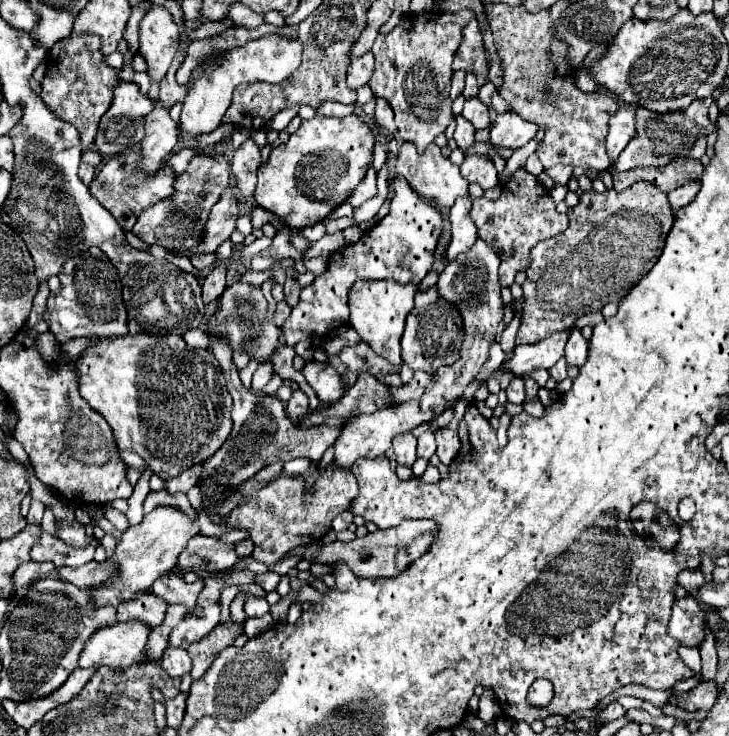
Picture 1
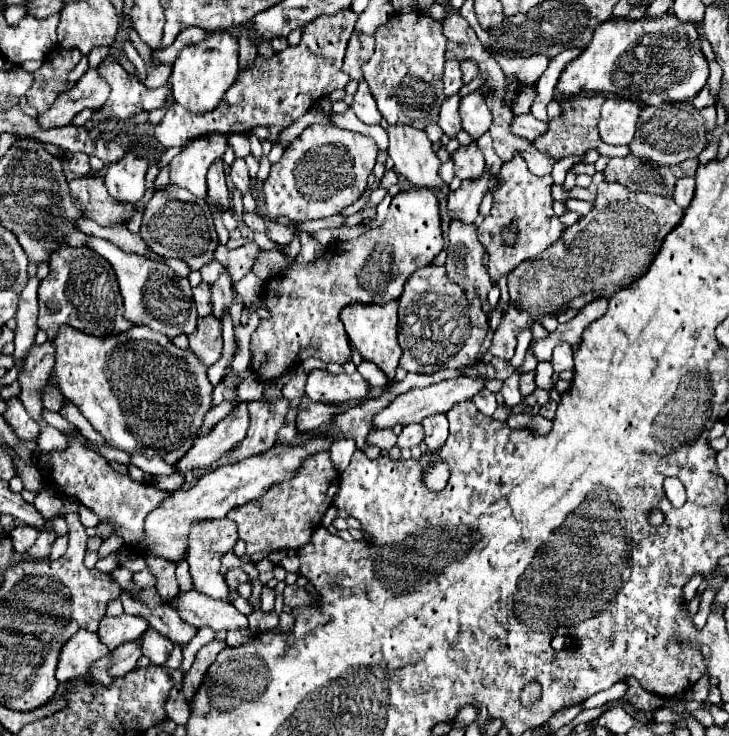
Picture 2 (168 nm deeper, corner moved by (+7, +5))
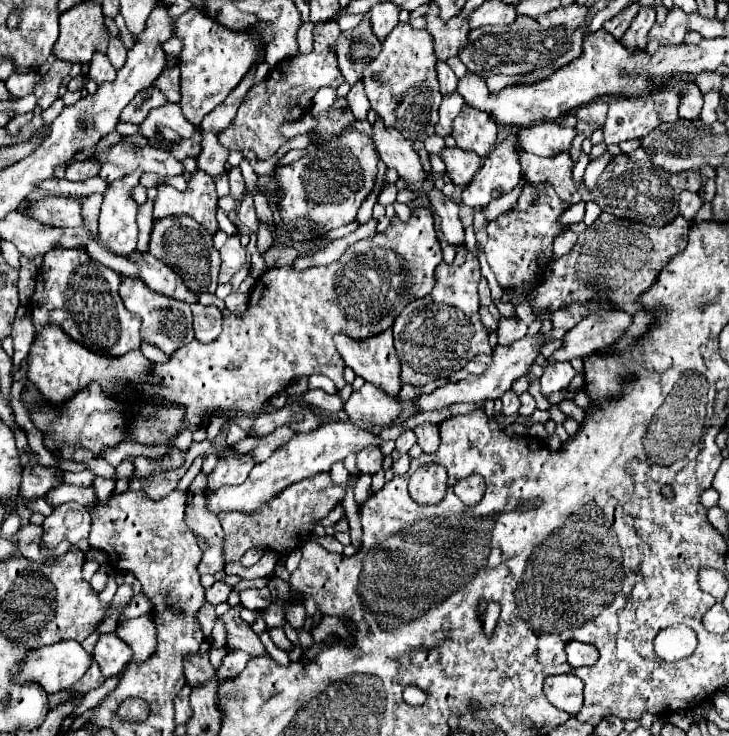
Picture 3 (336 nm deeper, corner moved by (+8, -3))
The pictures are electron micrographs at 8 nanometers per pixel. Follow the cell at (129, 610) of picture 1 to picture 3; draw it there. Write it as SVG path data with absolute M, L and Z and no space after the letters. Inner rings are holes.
M105 633L99 637L93 649L93 659L99 663L103 677L119 673L131 659L129 645L117 637L117 633Z

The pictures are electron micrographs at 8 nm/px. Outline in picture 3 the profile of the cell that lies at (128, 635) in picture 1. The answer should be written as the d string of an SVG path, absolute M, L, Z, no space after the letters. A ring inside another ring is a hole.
M65 641L49 647L39 647L19 665L19 681L37 681L47 693L63 691L85 675L93 657L81 643Z

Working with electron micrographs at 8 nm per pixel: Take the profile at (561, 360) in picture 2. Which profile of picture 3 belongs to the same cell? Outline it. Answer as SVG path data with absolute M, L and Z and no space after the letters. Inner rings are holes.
M559 361L547 363L545 373L541 377L541 393L549 395L553 391L561 391L571 383L573 377L575 377L575 369L571 367L571 363L559 363Z

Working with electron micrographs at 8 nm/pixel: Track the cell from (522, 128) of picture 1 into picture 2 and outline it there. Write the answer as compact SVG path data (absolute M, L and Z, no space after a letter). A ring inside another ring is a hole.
M526 113L526 115L518 115L514 117L512 121L512 131L514 135L518 137L524 137L528 141L534 141L536 137L544 135L548 131L548 123L544 121L538 121L532 113Z

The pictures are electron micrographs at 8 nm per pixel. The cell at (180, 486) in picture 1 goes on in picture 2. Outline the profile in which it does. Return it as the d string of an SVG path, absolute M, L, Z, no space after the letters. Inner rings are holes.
M240 403L240 407L230 413L226 419L222 419L206 437L200 437L194 447L176 463L176 473L184 475L186 471L204 471L208 469L214 461L220 461L230 447L238 445L250 423L250 413L248 405Z

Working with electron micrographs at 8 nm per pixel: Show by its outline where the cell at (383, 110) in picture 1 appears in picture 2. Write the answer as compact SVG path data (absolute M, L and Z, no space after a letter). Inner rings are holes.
M360 81L360 85L358 85L358 91L356 91L354 101L352 101L352 111L364 123L380 123L380 119L382 119L366 81Z

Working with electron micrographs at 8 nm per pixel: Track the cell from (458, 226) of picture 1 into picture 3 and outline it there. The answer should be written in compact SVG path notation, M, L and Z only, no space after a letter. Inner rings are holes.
M509 135L487 157L473 181L463 189L461 203L471 207L485 207L493 199L493 191L509 193L521 181L521 167L517 159L517 139Z

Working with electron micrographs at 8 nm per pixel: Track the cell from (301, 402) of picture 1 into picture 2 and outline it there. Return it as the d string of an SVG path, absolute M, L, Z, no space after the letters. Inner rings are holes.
M286 399L270 401L250 401L250 429L242 443L238 443L228 453L228 463L238 463L246 457L268 451L276 443L276 431L284 425L284 415L288 411Z

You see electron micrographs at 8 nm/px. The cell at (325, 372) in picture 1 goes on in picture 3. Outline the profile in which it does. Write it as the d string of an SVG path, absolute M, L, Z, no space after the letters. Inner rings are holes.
M365 383L359 391L343 403L343 411L351 421L369 421L375 425L387 425L401 413L397 399L391 399L383 391L375 389L371 383Z

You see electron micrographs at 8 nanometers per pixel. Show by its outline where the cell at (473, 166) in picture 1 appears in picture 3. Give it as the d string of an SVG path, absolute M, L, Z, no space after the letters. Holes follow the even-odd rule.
M459 147L443 149L441 159L447 165L447 175L451 177L451 181L461 187L471 183L473 175L481 167L481 157L477 157L475 153L469 153L469 151L461 151Z

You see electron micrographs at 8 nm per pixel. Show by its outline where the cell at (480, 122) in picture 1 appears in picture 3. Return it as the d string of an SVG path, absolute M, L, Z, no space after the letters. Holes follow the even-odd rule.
M465 105L459 117L453 121L453 133L459 149L475 151L485 157L495 143L497 123L489 113L483 113L471 105Z

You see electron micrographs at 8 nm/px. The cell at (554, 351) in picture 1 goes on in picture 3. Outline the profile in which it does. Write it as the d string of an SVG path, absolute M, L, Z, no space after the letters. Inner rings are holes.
M617 309L587 315L565 333L563 347L557 349L549 361L571 361L575 357L587 357L593 351L605 349L627 331L631 321L629 313Z

